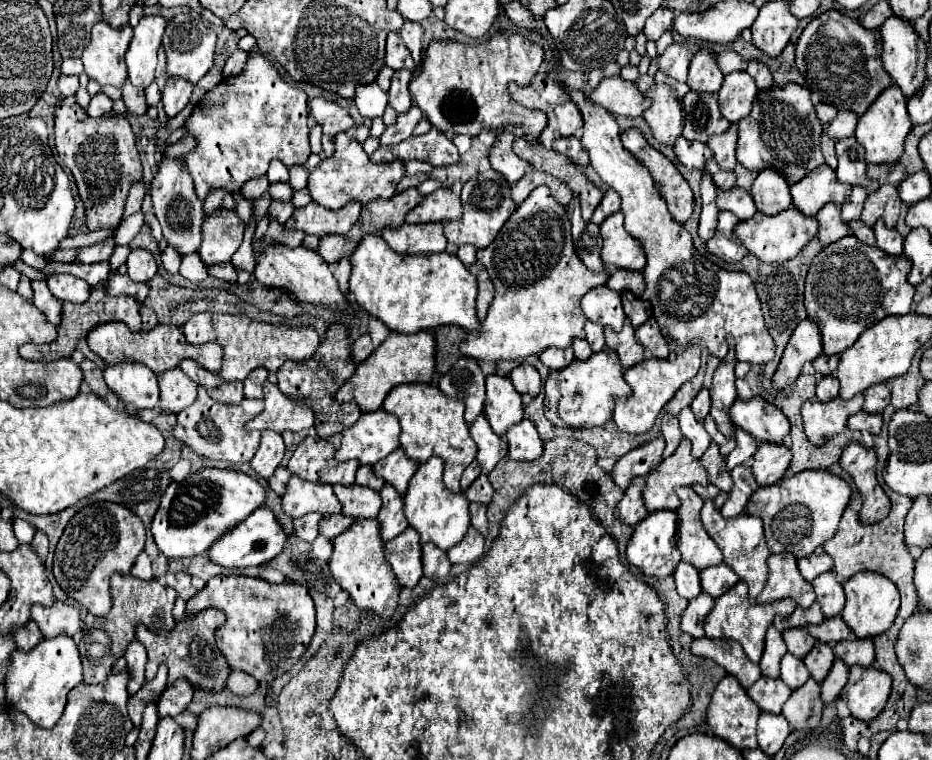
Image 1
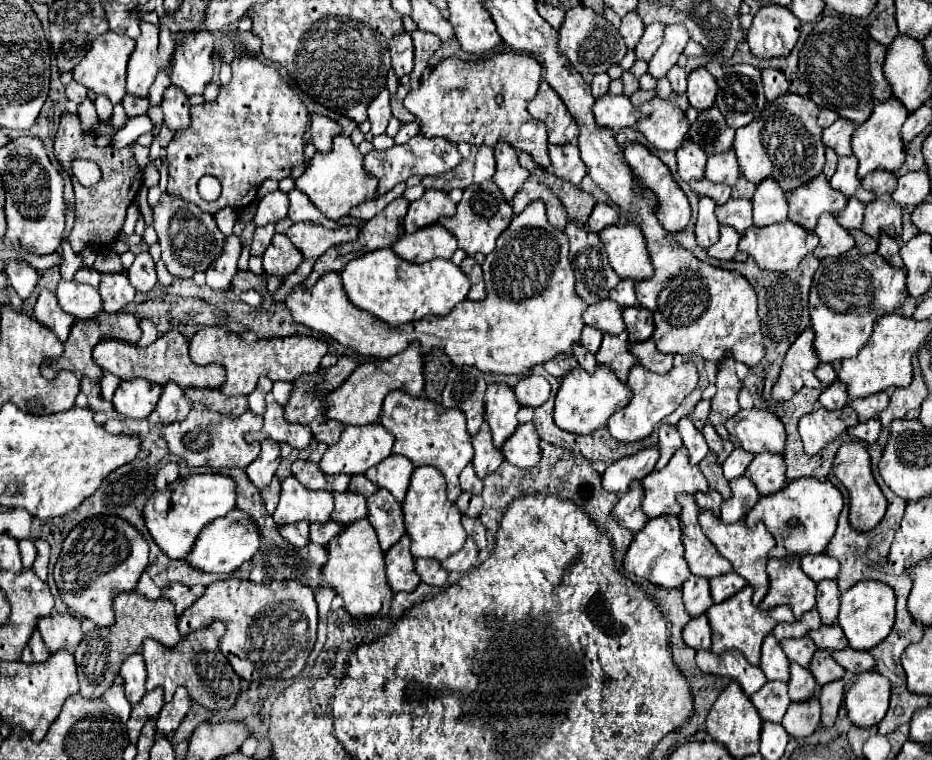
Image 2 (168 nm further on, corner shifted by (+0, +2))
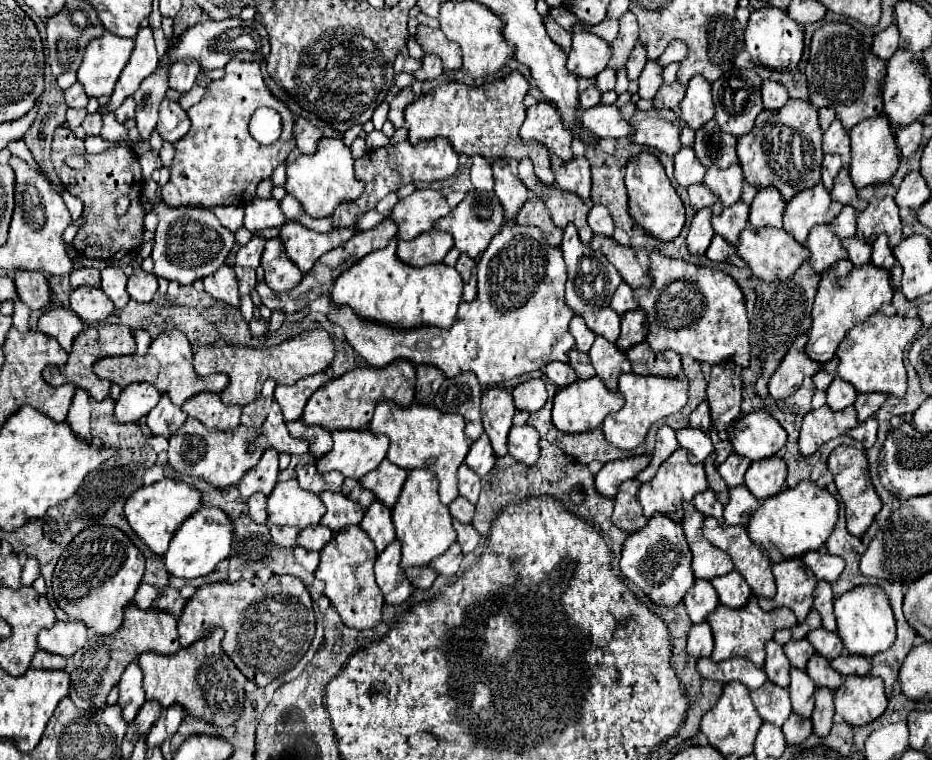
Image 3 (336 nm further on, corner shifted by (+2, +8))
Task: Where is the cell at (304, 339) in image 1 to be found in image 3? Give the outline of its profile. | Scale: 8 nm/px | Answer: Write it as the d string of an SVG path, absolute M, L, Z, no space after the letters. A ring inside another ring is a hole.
M322 327L304 331L292 339L282 341L280 345L272 345L272 347L262 347L262 349L254 349L254 347L244 347L244 345L222 345L222 347L214 347L214 345L200 345L194 349L194 369L200 375L210 375L210 373L226 373L230 377L228 387L220 393L220 399L226 405L248 405L250 401L254 401L262 389L262 383L272 377L276 383L280 385L294 385L300 377L308 377L314 373L322 373L328 369L328 365L334 359L334 343L328 335L328 331L324 331Z

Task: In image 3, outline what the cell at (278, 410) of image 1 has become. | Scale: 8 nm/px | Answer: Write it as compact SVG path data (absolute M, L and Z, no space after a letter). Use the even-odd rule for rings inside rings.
M272 401L270 413L262 425L262 437L266 439L268 447L274 447L276 451L286 451L286 453L294 453L294 455L302 455L308 451L308 443L304 443L304 439L292 439L286 425L284 425L284 417L280 411L280 405L276 401Z

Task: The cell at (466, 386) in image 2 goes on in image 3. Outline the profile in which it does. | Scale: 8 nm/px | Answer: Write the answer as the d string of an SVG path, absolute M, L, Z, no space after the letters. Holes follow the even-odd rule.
M466 371L442 383L434 397L434 405L442 413L460 413L466 419L466 437L476 441L484 431L480 421L480 397L482 387L476 375Z

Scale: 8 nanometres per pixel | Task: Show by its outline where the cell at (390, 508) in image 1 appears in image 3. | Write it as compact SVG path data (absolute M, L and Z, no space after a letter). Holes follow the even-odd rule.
M378 499L368 507L360 527L370 535L370 539L376 545L376 551L382 553L386 549L388 543L392 543L394 537L394 523L392 523L392 509L384 507L384 503L380 503Z

